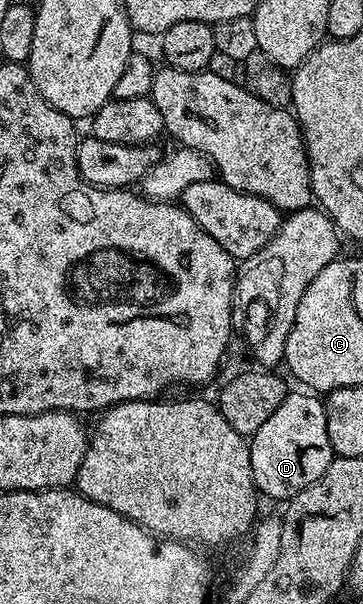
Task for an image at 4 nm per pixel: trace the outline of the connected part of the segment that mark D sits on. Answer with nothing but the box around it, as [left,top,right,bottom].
[250,389,334,501]

